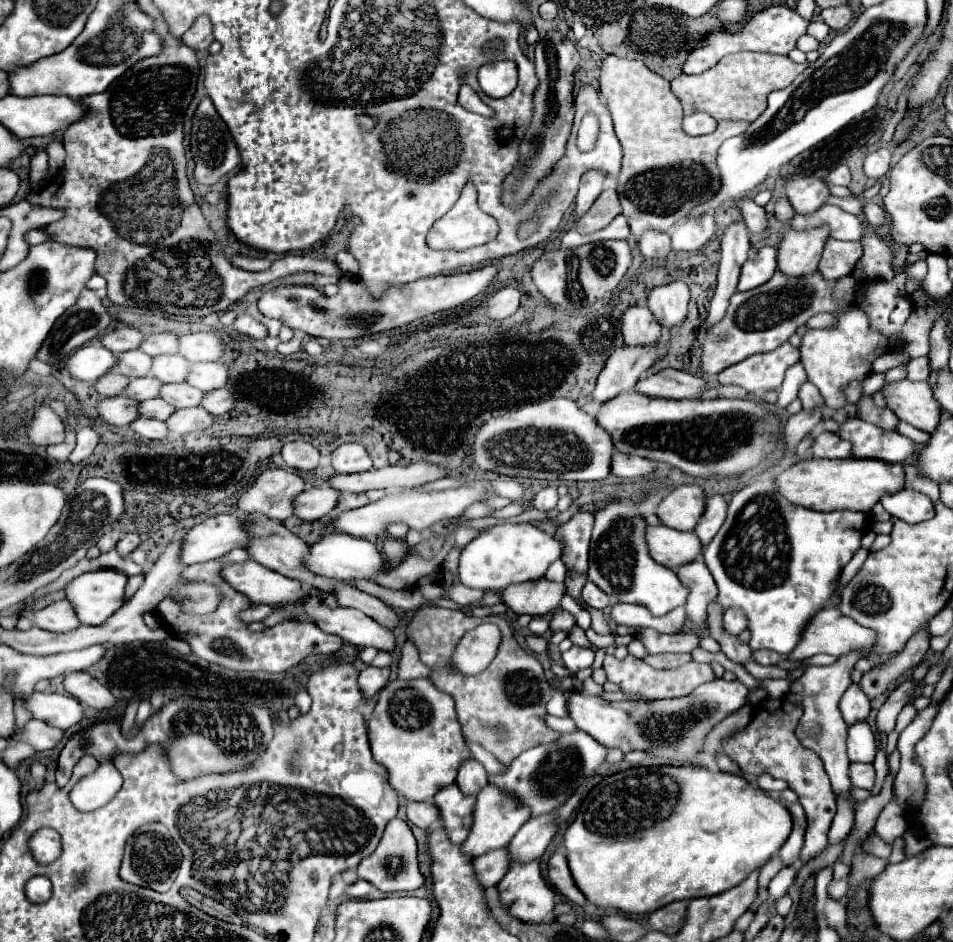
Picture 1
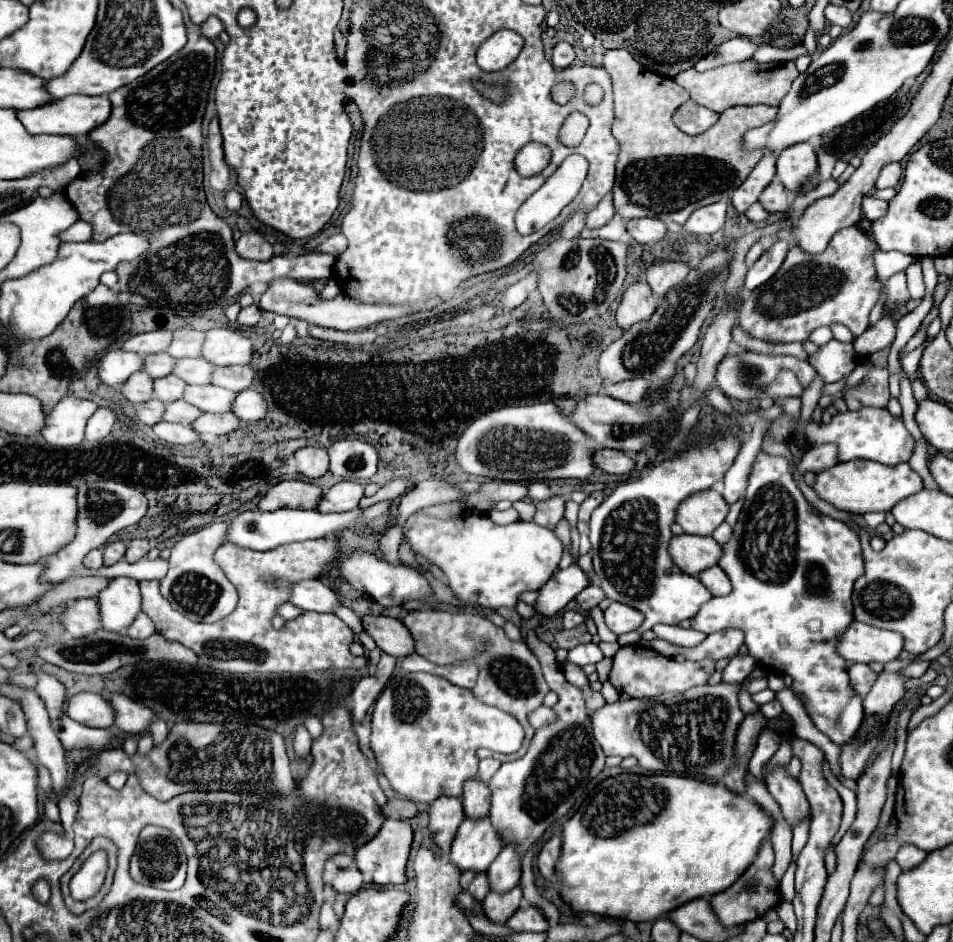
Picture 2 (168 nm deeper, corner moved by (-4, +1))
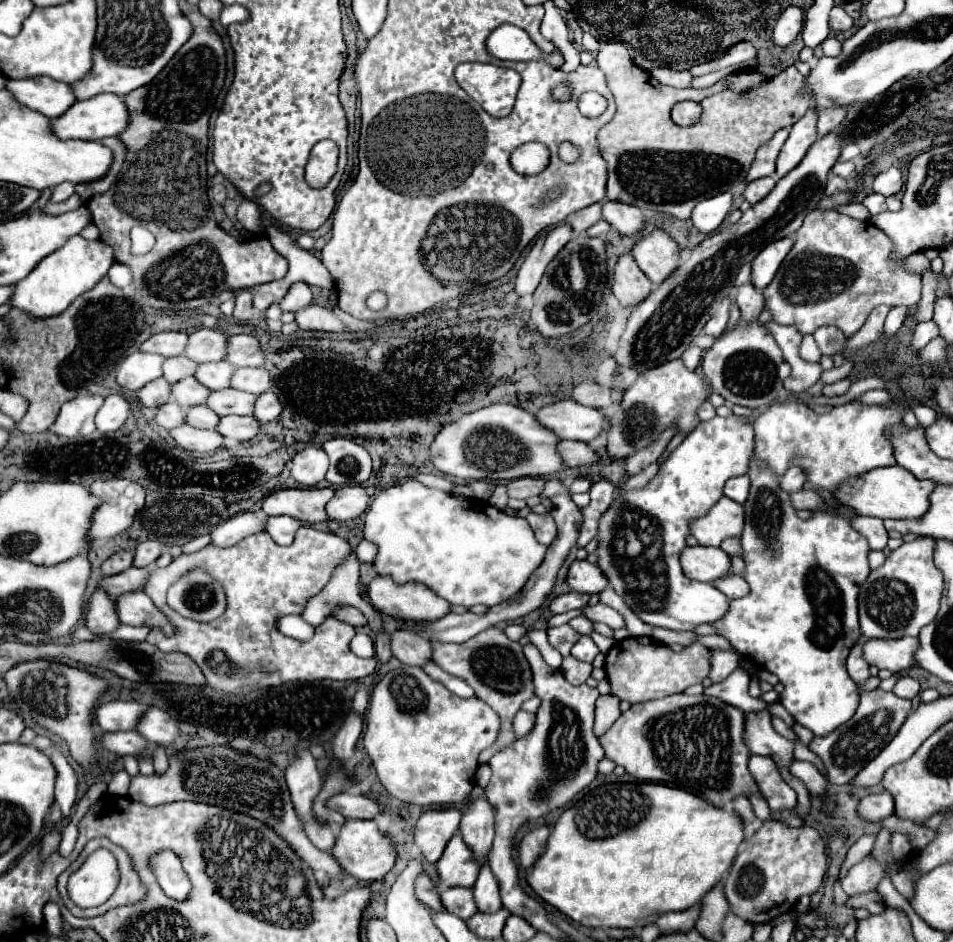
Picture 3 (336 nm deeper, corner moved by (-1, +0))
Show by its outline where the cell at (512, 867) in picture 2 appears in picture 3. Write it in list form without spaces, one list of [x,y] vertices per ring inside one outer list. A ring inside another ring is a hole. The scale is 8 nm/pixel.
[[[482,867],[480,869],[480,875],[478,875],[472,891],[474,891],[474,901],[476,901],[478,911],[482,911],[482,913],[496,913],[502,907],[500,893],[498,893],[500,891],[498,889],[498,881],[492,875],[490,867]]]

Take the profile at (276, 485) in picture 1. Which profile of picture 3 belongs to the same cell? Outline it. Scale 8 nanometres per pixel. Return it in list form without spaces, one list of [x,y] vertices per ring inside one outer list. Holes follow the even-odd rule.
[[[282,489],[264,499],[266,515],[290,515],[306,525],[328,521],[326,503],[334,497],[334,489]]]

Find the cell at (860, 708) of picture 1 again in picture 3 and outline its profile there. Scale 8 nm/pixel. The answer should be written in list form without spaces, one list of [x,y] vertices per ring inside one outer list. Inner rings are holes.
[[[860,635],[858,643],[852,647],[852,651],[850,651],[850,655],[848,655],[848,673],[850,673],[850,677],[852,677],[858,685],[866,683],[868,677],[870,677],[866,659],[862,657],[862,641],[868,641],[868,639],[866,639],[864,635]]]

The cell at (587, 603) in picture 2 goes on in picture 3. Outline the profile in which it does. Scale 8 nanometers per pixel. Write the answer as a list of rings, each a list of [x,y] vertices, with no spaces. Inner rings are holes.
[[[568,591],[568,593],[562,593],[558,597],[554,597],[548,605],[548,609],[552,613],[566,613],[570,609],[582,609],[586,607],[590,601],[590,595],[586,593],[576,593],[576,591]]]

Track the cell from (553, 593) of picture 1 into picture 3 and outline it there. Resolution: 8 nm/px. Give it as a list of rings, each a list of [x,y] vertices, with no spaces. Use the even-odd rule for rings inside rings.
[[[574,561],[568,569],[568,587],[580,593],[602,593],[608,587],[606,575],[594,563]]]

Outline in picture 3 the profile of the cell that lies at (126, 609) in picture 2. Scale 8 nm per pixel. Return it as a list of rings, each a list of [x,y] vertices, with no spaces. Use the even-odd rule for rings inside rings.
[[[142,591],[124,593],[116,599],[116,611],[122,623],[134,625],[134,627],[150,627],[150,629],[162,629],[168,637],[174,635],[174,625],[166,621],[166,615],[146,597]]]

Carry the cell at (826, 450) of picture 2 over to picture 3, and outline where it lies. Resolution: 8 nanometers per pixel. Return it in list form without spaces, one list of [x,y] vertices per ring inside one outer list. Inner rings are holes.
[[[790,467],[784,473],[784,477],[780,479],[780,485],[782,485],[782,489],[786,489],[786,493],[794,493],[794,491],[800,491],[802,489],[804,481],[806,481],[804,471],[800,467]]]

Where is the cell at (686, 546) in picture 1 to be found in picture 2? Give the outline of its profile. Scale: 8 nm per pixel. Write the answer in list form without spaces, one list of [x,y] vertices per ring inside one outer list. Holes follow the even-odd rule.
[[[673,536],[669,542],[671,560],[687,574],[699,574],[705,568],[717,564],[721,556],[721,546],[711,536]]]

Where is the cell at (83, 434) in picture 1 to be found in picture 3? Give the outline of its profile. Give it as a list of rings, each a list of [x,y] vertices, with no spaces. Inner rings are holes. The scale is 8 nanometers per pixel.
[[[108,395],[106,403],[96,415],[98,431],[102,433],[118,431],[124,425],[124,421],[130,417],[130,411],[132,411],[132,405],[124,395]]]

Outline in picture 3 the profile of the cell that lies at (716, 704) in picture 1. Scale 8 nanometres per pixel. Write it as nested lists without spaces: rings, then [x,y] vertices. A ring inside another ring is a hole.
[[[680,693],[632,705],[600,737],[600,743],[606,757],[624,767],[628,775],[686,789],[720,809],[740,795],[760,793],[748,769],[750,751],[744,745],[744,713],[714,697]]]

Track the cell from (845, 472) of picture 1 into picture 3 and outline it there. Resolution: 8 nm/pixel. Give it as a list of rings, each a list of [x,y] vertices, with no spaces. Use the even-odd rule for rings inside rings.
[[[894,465],[874,469],[860,477],[854,477],[852,481],[846,481],[844,485],[840,485],[834,497],[838,503],[842,501],[844,505],[852,507],[858,515],[878,519],[918,519],[930,507],[930,493],[934,491],[934,487],[934,481],[920,481],[910,471],[902,469],[900,465]]]

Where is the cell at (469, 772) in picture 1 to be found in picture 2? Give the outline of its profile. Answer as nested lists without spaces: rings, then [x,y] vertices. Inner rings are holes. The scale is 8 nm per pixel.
[[[475,776],[473,780],[467,780],[463,784],[463,808],[469,818],[483,818],[489,814],[491,806],[491,792],[487,784]]]

